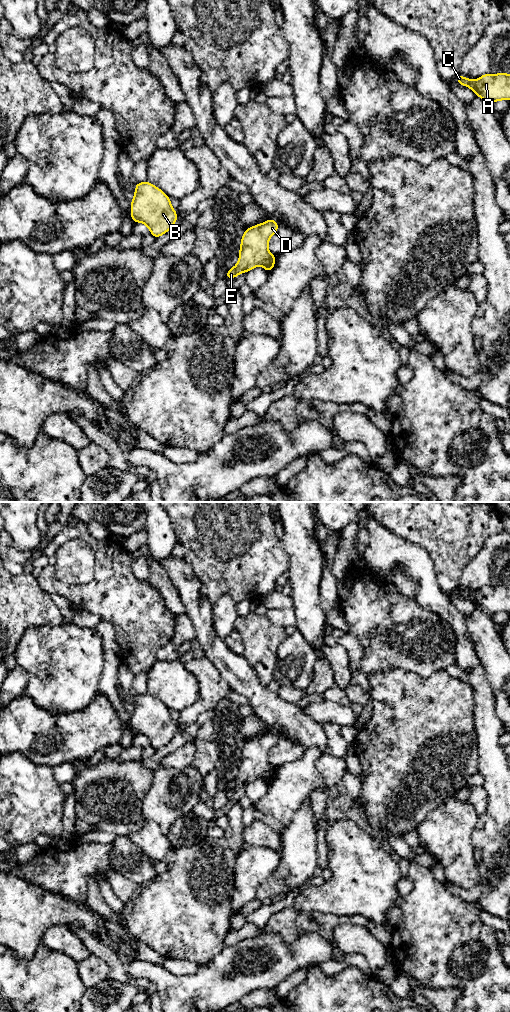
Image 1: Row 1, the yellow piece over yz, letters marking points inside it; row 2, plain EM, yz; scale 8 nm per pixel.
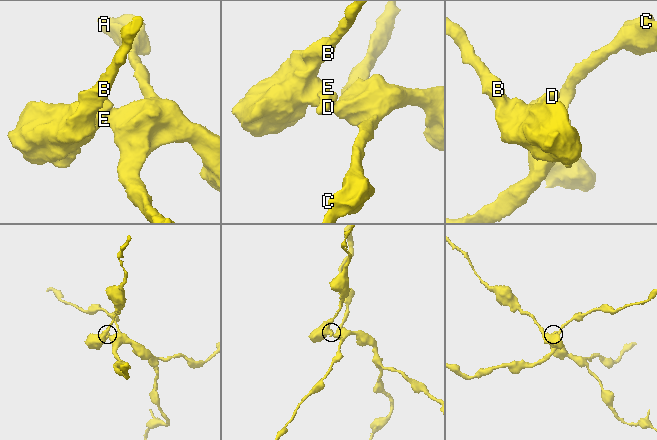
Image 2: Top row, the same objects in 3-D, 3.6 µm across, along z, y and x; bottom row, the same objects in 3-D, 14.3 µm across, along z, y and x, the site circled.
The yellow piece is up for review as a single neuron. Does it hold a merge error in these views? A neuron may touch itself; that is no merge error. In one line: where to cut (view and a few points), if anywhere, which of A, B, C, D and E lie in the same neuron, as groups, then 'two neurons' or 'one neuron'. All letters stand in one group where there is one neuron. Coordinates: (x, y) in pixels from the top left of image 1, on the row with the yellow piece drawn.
cut yz (269, 253), (262, 265); groups A C / B D E; two neurons

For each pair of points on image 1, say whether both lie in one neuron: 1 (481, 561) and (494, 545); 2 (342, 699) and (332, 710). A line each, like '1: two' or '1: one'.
1: one
2: two

